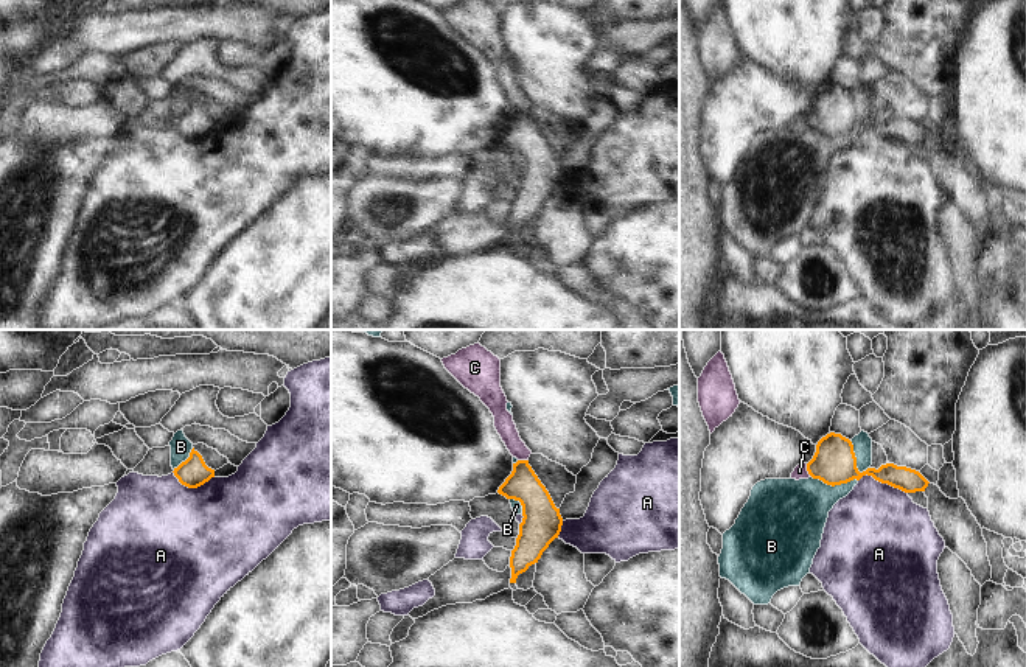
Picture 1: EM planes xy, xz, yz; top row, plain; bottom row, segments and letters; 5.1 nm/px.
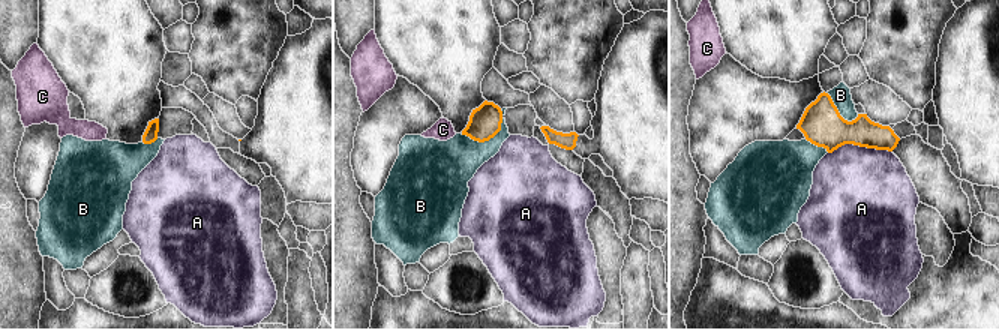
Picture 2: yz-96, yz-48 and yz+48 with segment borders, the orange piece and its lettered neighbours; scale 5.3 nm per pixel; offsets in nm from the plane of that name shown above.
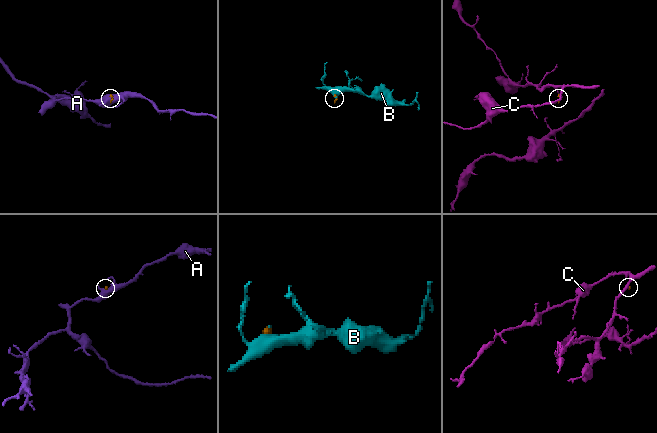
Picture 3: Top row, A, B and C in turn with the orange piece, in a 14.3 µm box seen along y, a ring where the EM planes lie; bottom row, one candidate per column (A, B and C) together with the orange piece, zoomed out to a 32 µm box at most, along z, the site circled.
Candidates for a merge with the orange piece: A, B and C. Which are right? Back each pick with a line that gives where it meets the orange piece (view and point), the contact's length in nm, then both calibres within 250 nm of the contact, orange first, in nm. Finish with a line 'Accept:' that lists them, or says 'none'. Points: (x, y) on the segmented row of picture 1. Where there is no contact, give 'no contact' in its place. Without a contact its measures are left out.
Accept: none

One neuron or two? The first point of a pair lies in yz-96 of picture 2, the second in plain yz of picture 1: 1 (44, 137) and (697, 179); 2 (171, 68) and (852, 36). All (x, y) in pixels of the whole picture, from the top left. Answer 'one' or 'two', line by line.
1: two
2: one

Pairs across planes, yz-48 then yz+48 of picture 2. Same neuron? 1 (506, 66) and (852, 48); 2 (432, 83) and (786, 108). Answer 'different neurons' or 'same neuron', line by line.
1: different neurons
2: different neurons

